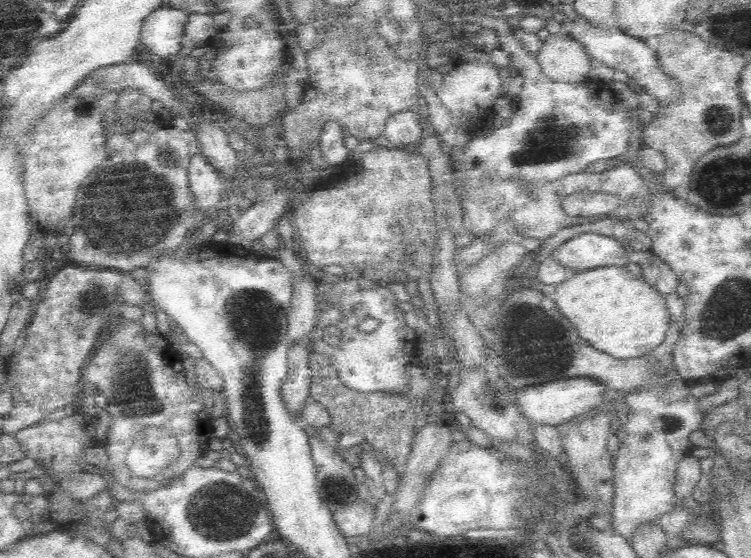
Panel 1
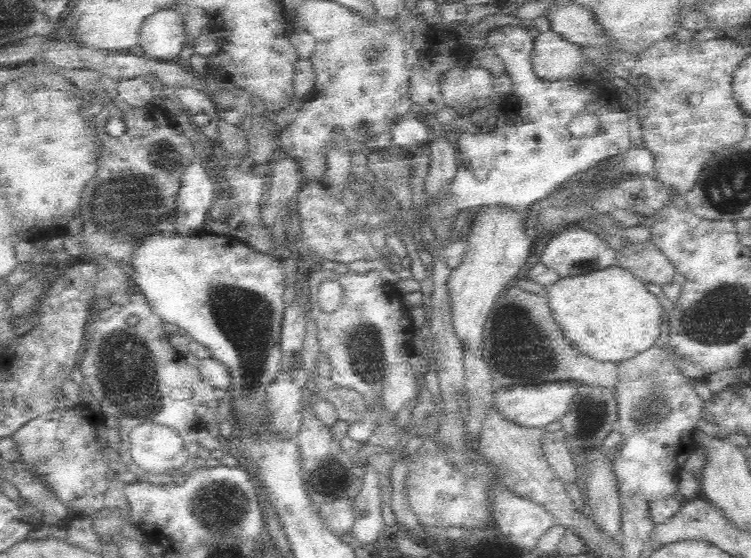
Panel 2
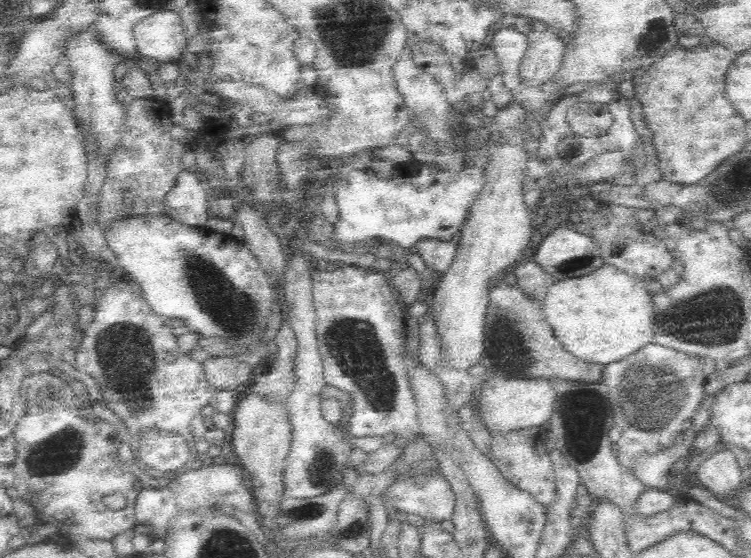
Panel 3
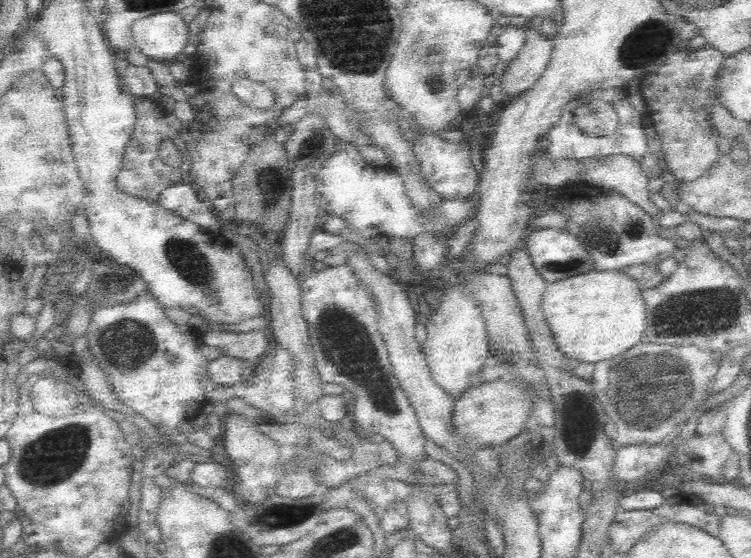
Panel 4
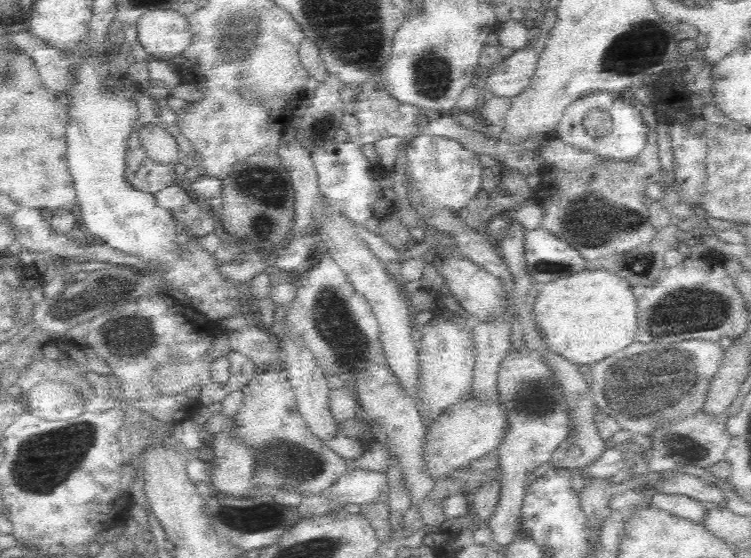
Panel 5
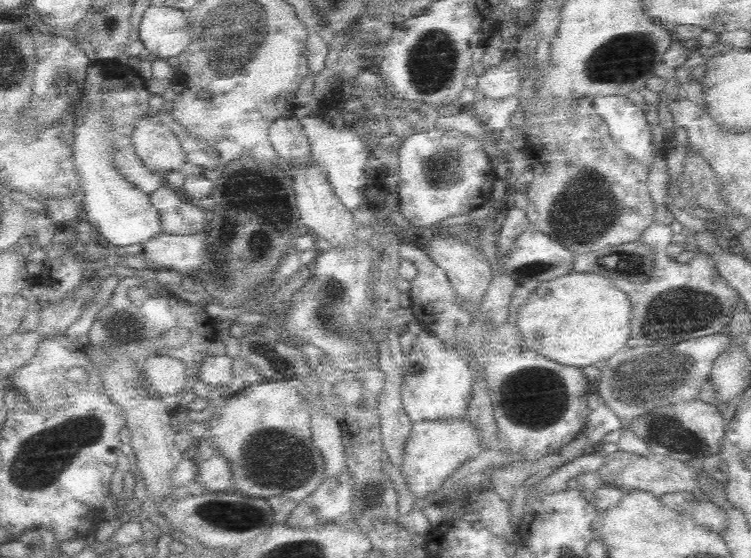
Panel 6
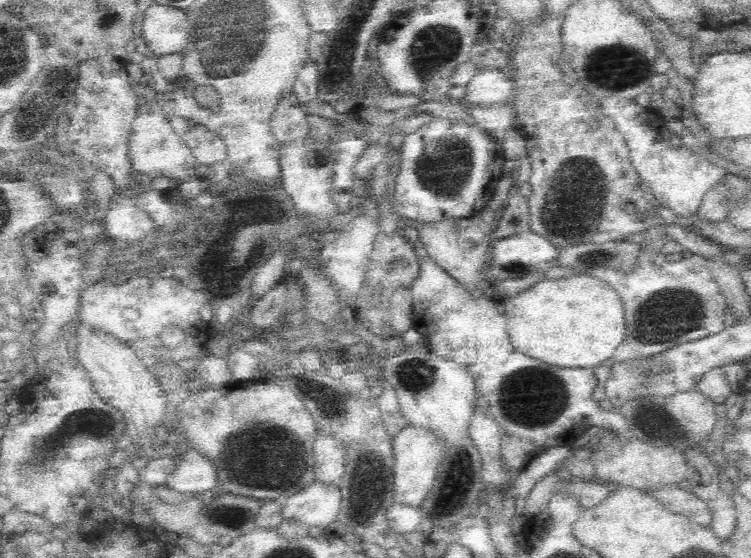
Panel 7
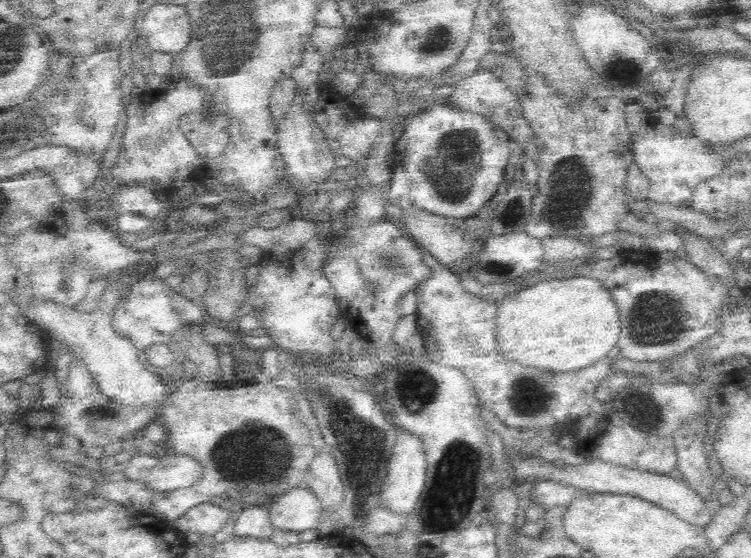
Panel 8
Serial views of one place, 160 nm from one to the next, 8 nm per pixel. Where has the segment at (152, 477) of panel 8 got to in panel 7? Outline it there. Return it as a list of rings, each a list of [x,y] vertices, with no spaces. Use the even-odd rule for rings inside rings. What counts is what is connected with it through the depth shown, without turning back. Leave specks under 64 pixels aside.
[[[186,448],[183,455],[176,456],[176,468],[168,476],[164,486],[176,492],[198,496],[216,486],[214,463],[196,449]]]

